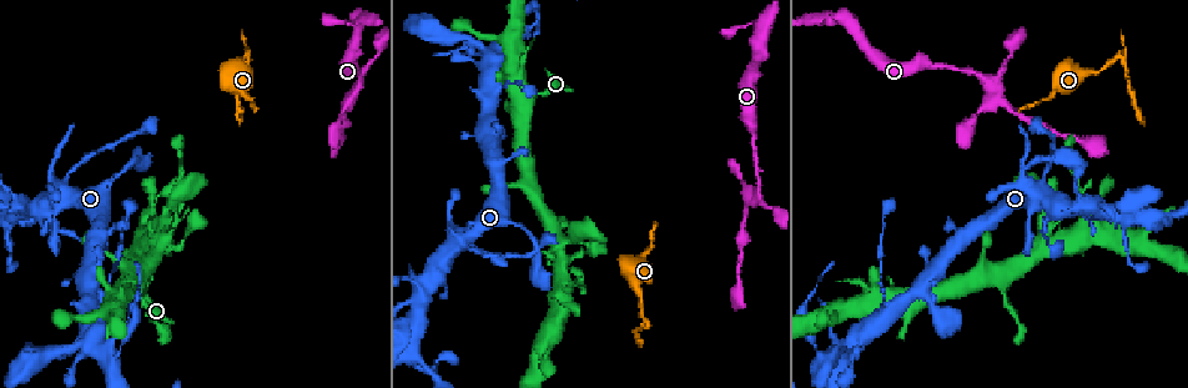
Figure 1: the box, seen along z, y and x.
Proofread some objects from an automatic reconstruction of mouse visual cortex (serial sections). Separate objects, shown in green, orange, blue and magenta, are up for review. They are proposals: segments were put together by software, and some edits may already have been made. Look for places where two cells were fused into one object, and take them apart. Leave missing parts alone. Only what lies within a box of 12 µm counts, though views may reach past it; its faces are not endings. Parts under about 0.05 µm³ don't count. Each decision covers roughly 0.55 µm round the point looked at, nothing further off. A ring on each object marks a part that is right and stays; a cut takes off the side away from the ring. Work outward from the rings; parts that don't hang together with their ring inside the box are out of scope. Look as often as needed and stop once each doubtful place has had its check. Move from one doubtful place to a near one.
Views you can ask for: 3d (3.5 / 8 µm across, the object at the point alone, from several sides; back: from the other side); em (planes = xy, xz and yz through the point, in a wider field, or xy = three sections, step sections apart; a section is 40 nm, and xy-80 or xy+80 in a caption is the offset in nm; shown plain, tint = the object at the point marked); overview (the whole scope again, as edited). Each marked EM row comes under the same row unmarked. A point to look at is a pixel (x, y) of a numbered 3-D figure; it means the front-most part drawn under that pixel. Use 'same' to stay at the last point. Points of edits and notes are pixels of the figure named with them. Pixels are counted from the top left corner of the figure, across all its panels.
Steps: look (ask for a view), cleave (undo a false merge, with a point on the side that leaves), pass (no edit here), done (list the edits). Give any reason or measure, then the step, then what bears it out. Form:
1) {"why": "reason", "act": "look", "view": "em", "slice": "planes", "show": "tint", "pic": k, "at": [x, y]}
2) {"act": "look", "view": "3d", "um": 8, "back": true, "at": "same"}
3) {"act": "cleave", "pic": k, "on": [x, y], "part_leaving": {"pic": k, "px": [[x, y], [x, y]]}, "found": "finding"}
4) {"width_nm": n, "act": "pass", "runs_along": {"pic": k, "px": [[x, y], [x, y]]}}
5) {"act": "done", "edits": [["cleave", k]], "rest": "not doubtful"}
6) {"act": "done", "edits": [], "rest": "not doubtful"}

{"why": "sharp bend", "act": "look", "view": "3d", "um": 3.5, "pic": 1, "at": [1119, 58]}

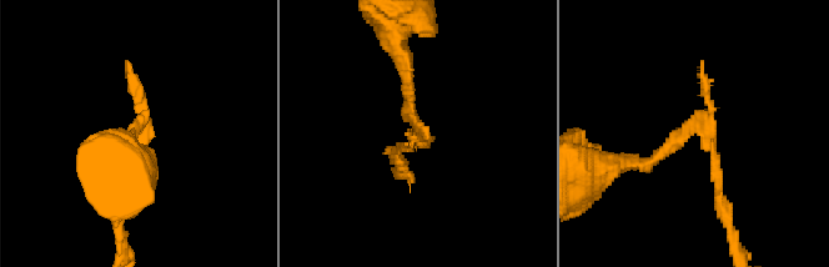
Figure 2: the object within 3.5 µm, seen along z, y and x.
{"why": "need the tissue", "act": "look", "view": "em", "slice": "xy", "step": 1, "show": "tint", "pic": 2, "at": [702, 128]}

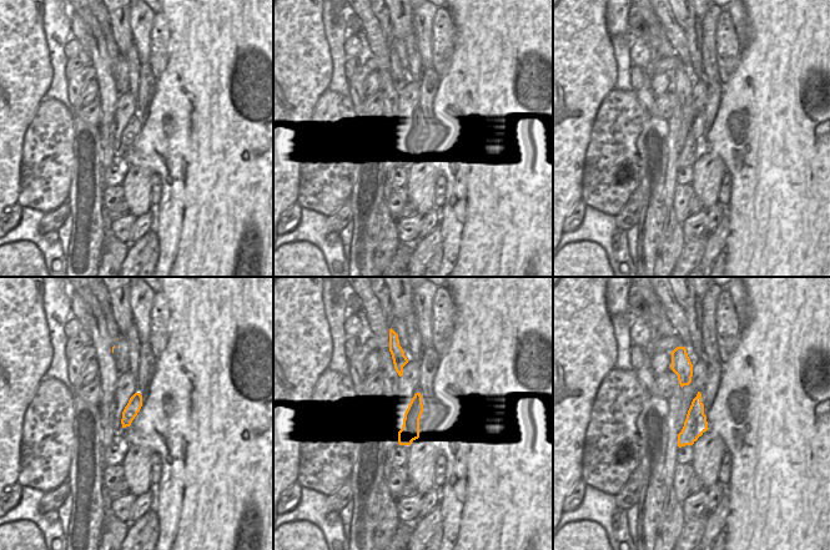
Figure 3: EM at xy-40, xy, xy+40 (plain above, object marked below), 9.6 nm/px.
{"width_nm": 180, "act": "cleave", "pic": 2, "on": [716, 172], "part_leaving": {"pic": 2, "px": [[706, 130], [718, 203], [734, 241]]}, "found": "two cells meet here"}

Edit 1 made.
{"act": "look", "view": "overview"}

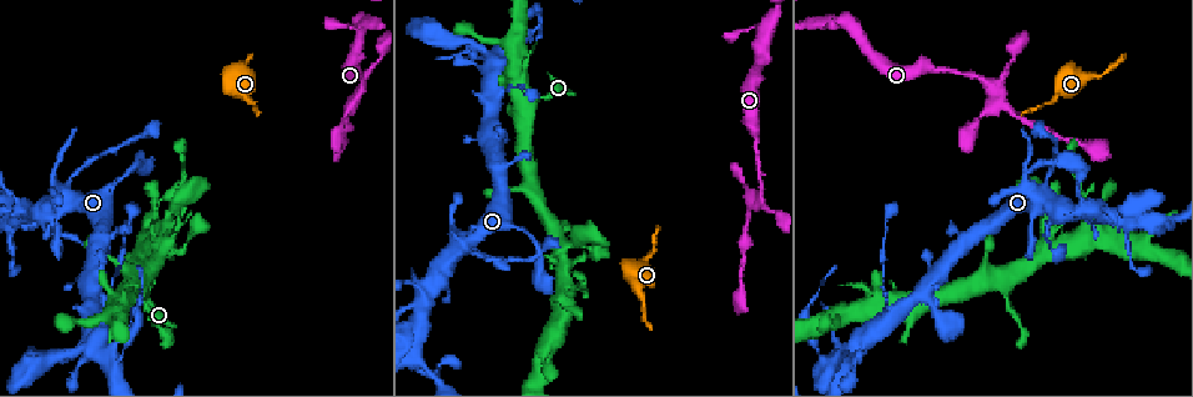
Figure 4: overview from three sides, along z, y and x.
{"why": "thin arm on a thick one", "act": "look", "view": "3d", "um": 3.5, "back": true, "pic": 4, "at": [99, 311]}

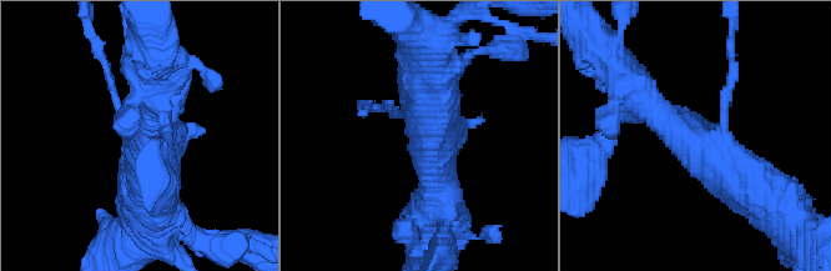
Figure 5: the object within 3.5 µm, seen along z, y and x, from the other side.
{"why": "shape alone is not enough", "act": "look", "view": "em", "slice": "xy", "step": 2, "show": "tint", "pic": 5, "at": [415, 122]}

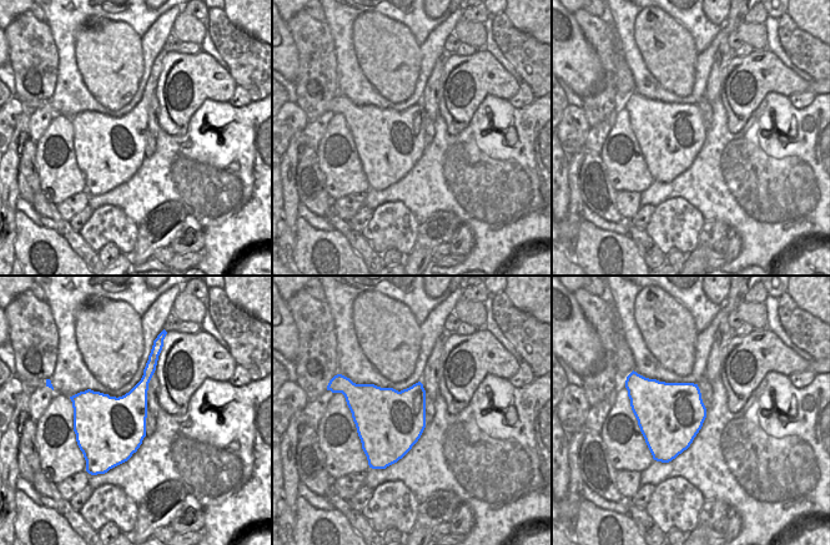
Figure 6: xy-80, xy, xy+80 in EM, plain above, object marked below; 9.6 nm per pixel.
{"act": "pass", "runs_along": {"pic": 5, "px": [[644, 101], [771, 212]]}, "found": "all the same cell"}

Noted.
{"why": "narrows sharply", "act": "look", "view": "3d", "um": 3.5, "pic": 4, "at": [127, 347]}

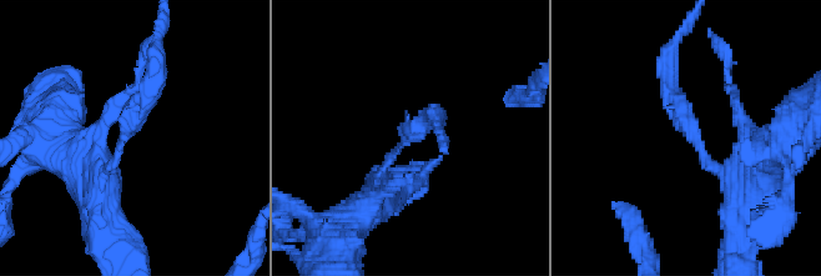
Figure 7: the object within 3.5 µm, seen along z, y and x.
{"arm_widths_nm": [250, 300], "why": "need the tissue", "act": "look", "view": "em", "slice": "xy", "step": 2, "show": "tint", "pic": 7, "at": [693, 141]}

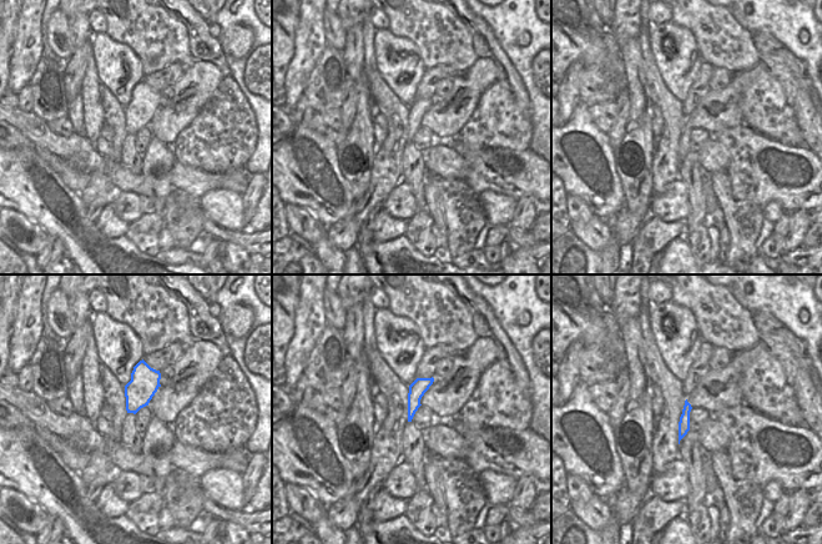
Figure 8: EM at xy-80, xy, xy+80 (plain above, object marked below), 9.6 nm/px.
{"act": "pass", "runs_along": {"pic": 7, "px": [[754, 169], [709, 161], [668, 69]]}, "found": "one cell here"}

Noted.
{"act": "done", "edits": [["cleave", 2]], "rest": "not doubtful"}

